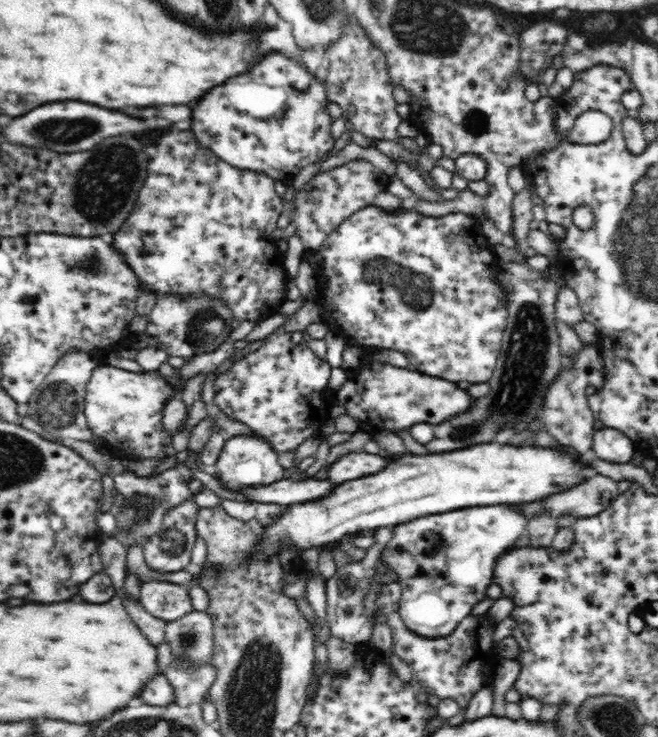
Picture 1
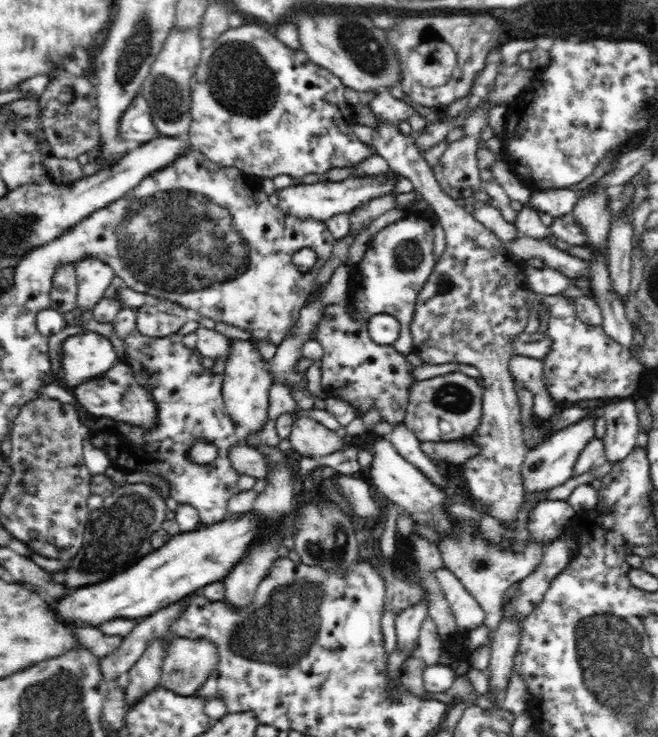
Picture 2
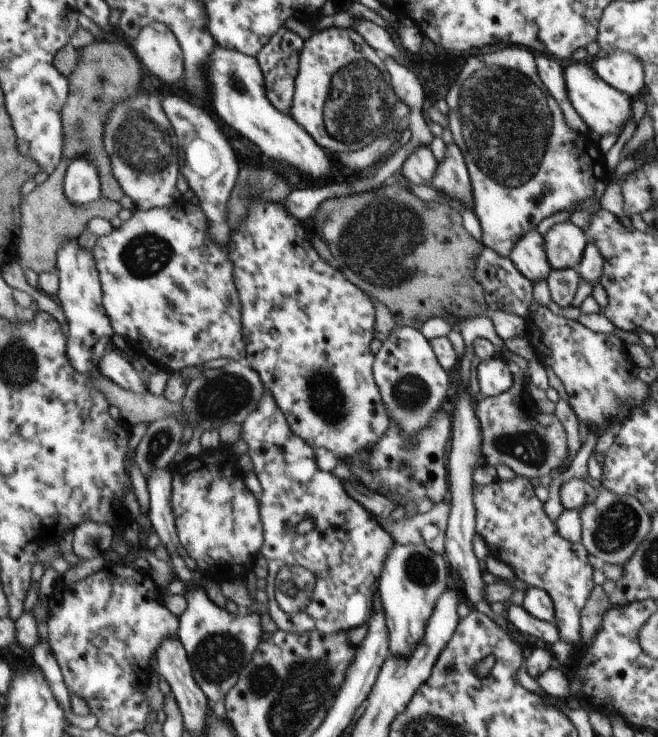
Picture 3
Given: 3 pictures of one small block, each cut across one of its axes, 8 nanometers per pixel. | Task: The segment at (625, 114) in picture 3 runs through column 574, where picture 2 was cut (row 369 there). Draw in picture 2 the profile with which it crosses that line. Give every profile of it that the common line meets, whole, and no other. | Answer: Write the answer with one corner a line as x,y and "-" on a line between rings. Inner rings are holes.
92,331
72,335
62,342
61,367
69,392
80,382
98,378
119,362
116,350
106,337

